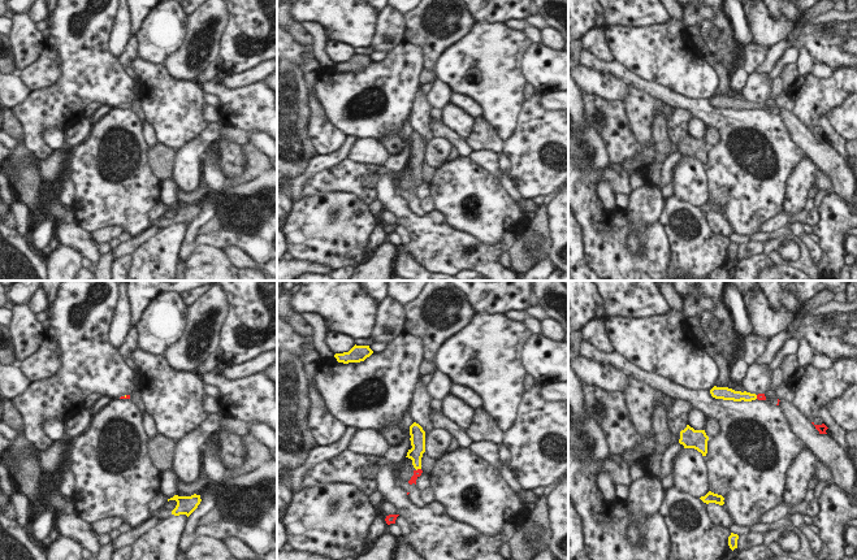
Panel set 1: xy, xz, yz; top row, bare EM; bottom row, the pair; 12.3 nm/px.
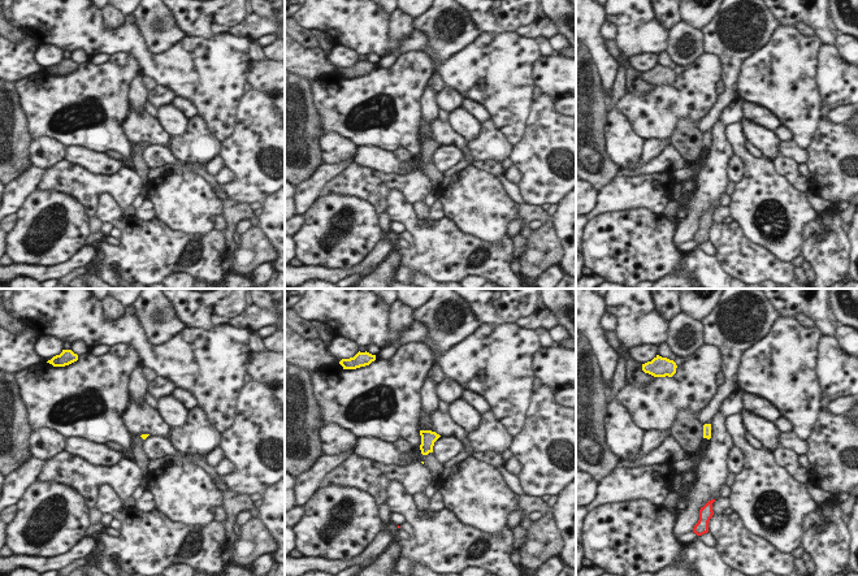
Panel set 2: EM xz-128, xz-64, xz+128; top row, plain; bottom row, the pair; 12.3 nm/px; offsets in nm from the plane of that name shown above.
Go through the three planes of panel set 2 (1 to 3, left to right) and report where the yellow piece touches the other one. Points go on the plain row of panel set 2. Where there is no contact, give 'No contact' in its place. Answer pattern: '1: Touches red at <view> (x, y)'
1: No contact
2: No contact
3: No contact.

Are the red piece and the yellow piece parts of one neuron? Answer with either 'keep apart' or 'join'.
join

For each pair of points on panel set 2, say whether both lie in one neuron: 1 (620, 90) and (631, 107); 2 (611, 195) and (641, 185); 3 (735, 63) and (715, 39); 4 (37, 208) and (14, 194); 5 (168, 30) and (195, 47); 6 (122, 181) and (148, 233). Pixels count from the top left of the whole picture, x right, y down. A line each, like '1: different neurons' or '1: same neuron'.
1: different neurons
2: same neuron
3: same neuron
4: different neurons
5: different neurons
6: different neurons

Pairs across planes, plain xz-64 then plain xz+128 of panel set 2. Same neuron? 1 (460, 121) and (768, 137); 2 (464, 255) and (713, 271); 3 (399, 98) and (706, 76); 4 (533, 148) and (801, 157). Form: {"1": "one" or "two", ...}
{"1": "one", "2": "two", "3": "one", "4": "two"}

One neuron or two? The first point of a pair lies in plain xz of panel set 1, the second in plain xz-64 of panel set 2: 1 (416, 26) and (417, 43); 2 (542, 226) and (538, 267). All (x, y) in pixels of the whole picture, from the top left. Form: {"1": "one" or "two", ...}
{"1": "two", "2": "one"}

